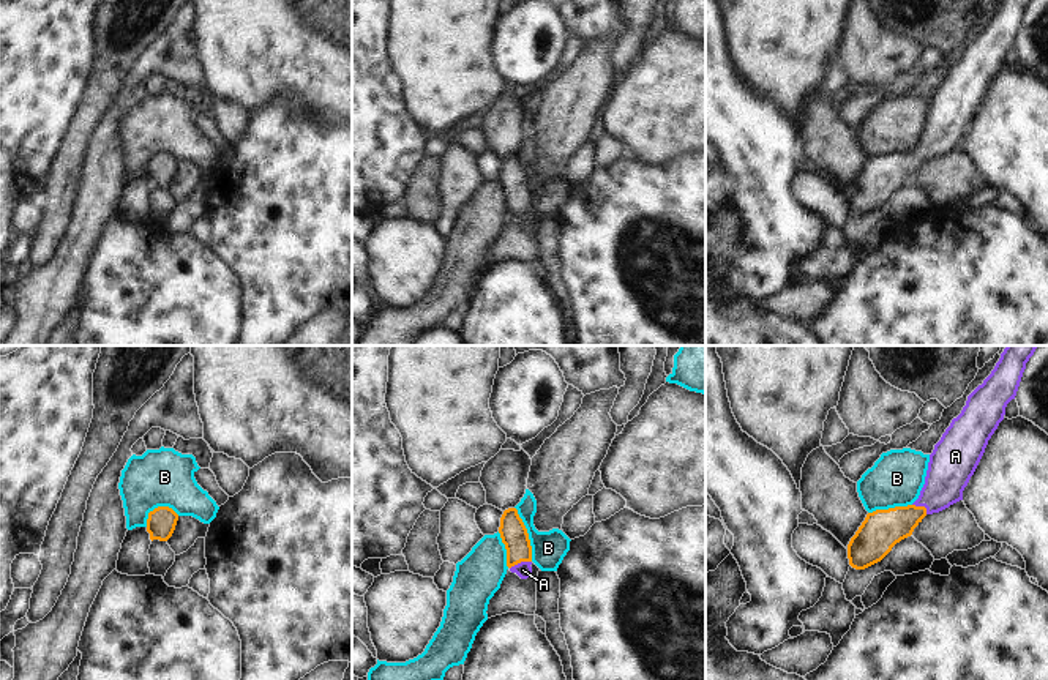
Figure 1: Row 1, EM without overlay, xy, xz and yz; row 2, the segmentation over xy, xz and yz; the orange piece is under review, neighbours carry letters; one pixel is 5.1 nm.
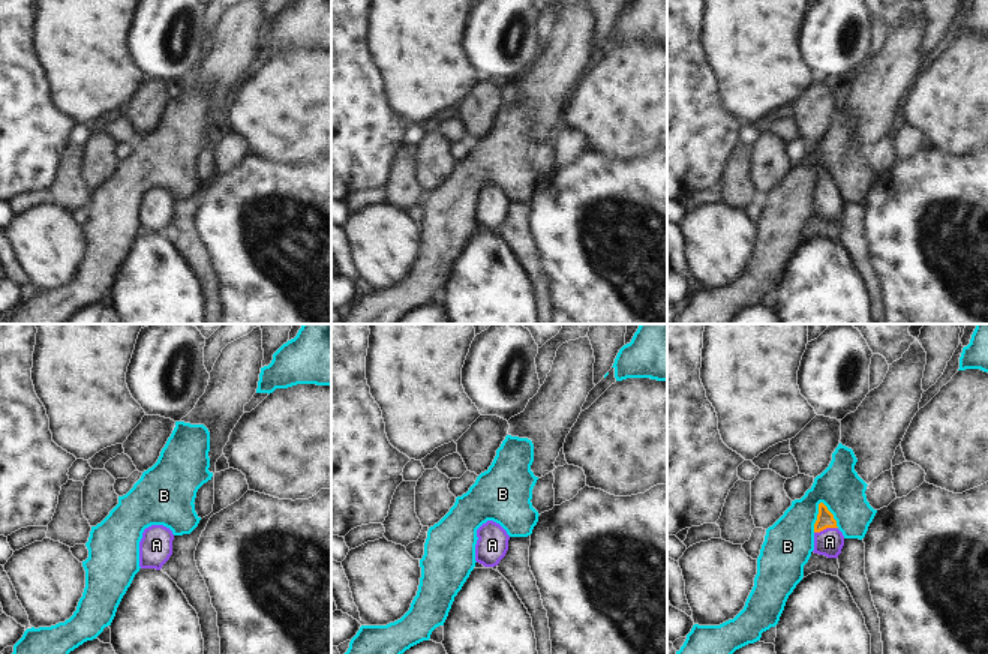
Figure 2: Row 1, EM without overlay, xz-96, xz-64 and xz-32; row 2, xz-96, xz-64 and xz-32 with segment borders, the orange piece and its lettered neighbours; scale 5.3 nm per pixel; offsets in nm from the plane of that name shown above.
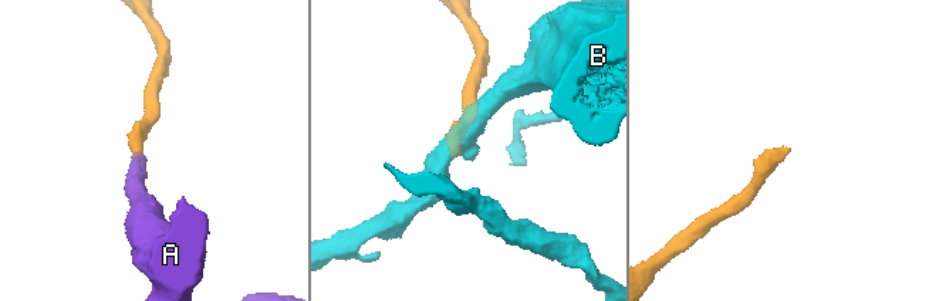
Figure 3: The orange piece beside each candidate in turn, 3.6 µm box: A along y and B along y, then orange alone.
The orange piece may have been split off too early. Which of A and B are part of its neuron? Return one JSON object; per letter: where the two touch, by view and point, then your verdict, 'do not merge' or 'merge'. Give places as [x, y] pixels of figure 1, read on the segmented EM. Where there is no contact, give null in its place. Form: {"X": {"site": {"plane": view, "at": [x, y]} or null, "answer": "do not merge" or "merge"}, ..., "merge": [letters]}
{"A": {"site": {"plane": "xz", "at": [520, 562]}, "answer": "merge"}, "B": {"site": {"plane": "xz", "at": [527, 534]}, "answer": "do not merge"}, "merge": ["A"]}

